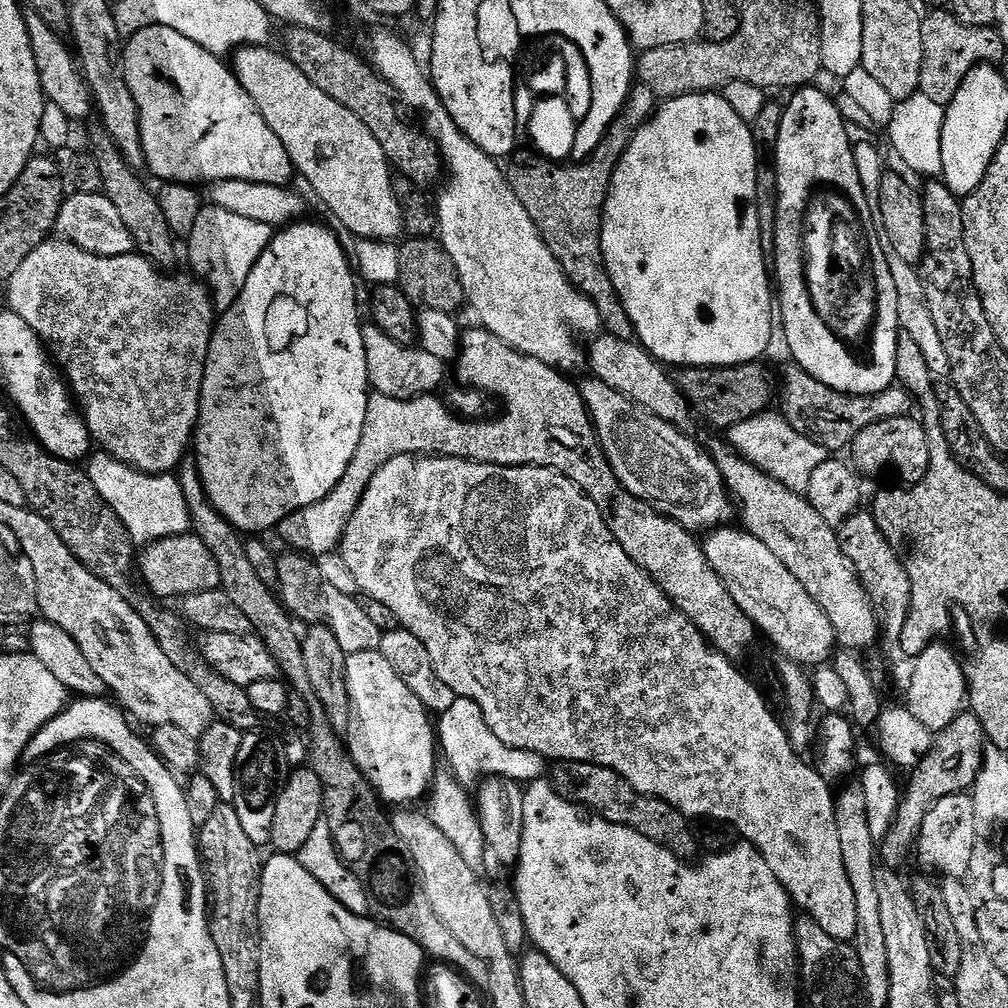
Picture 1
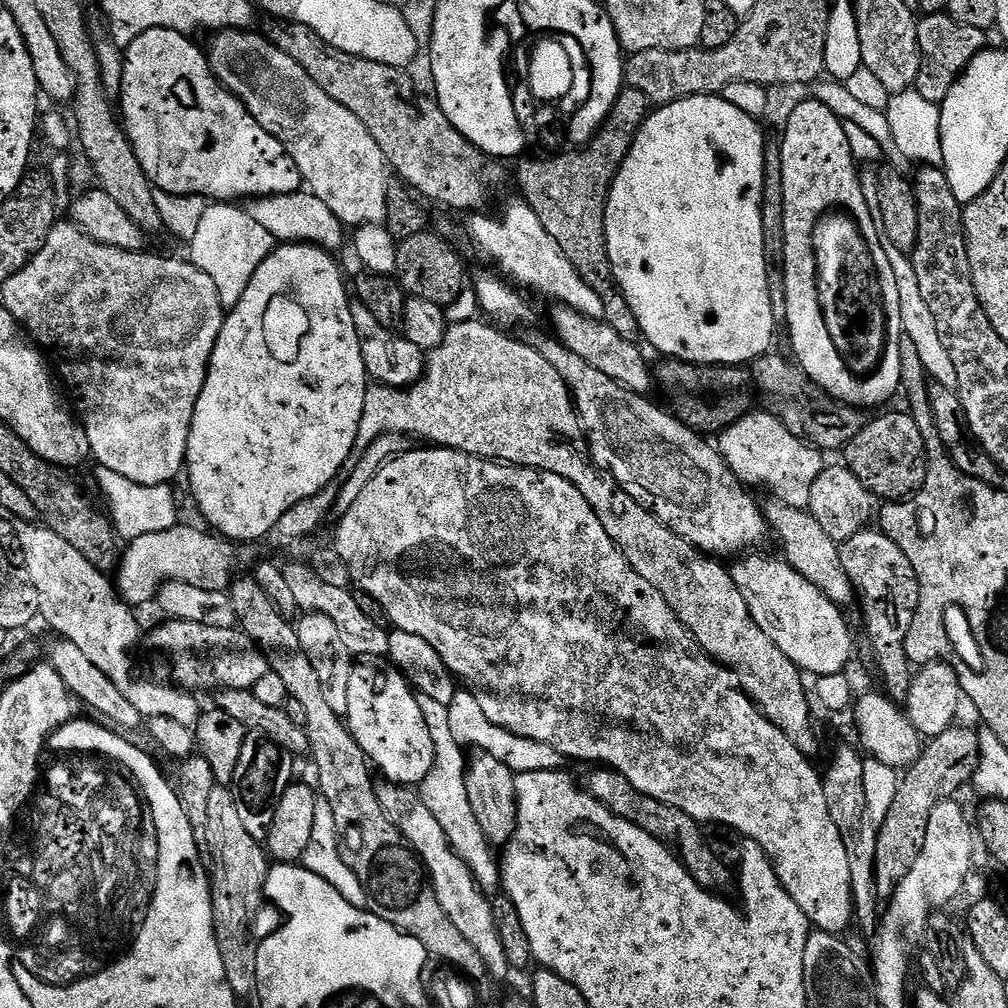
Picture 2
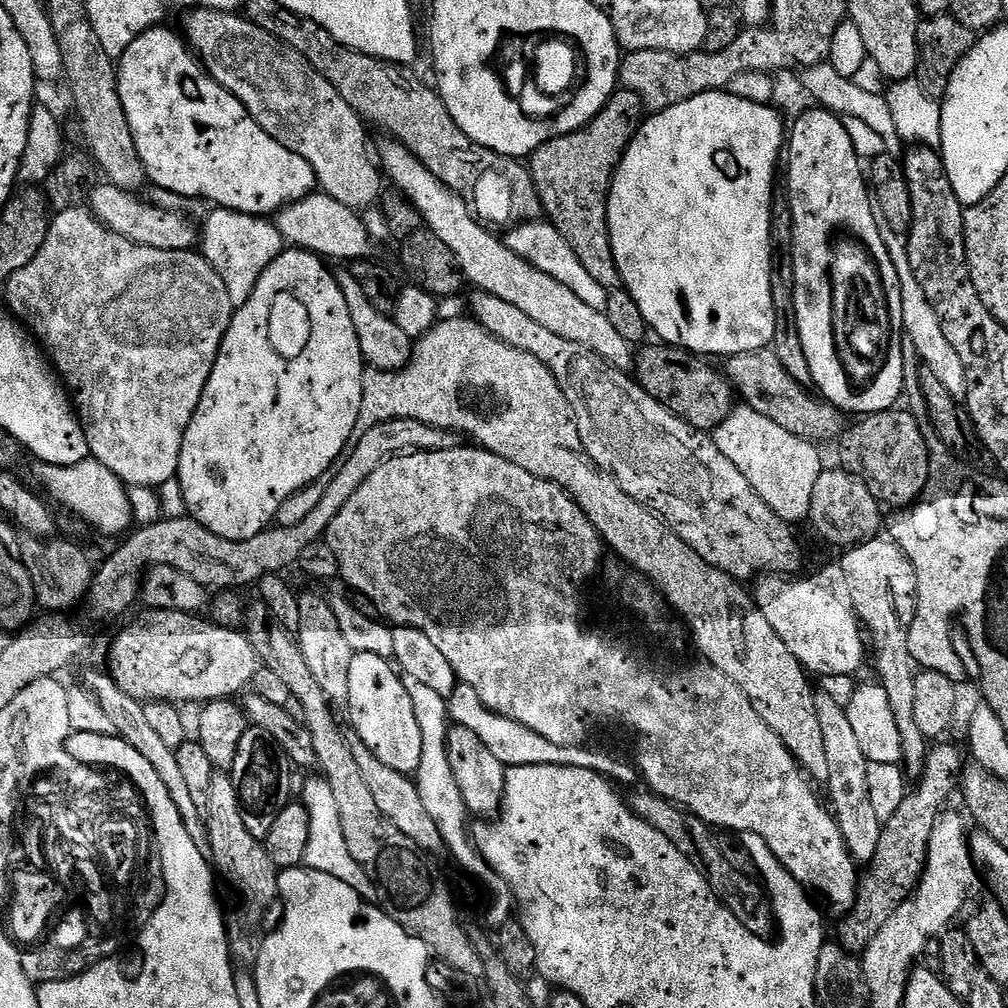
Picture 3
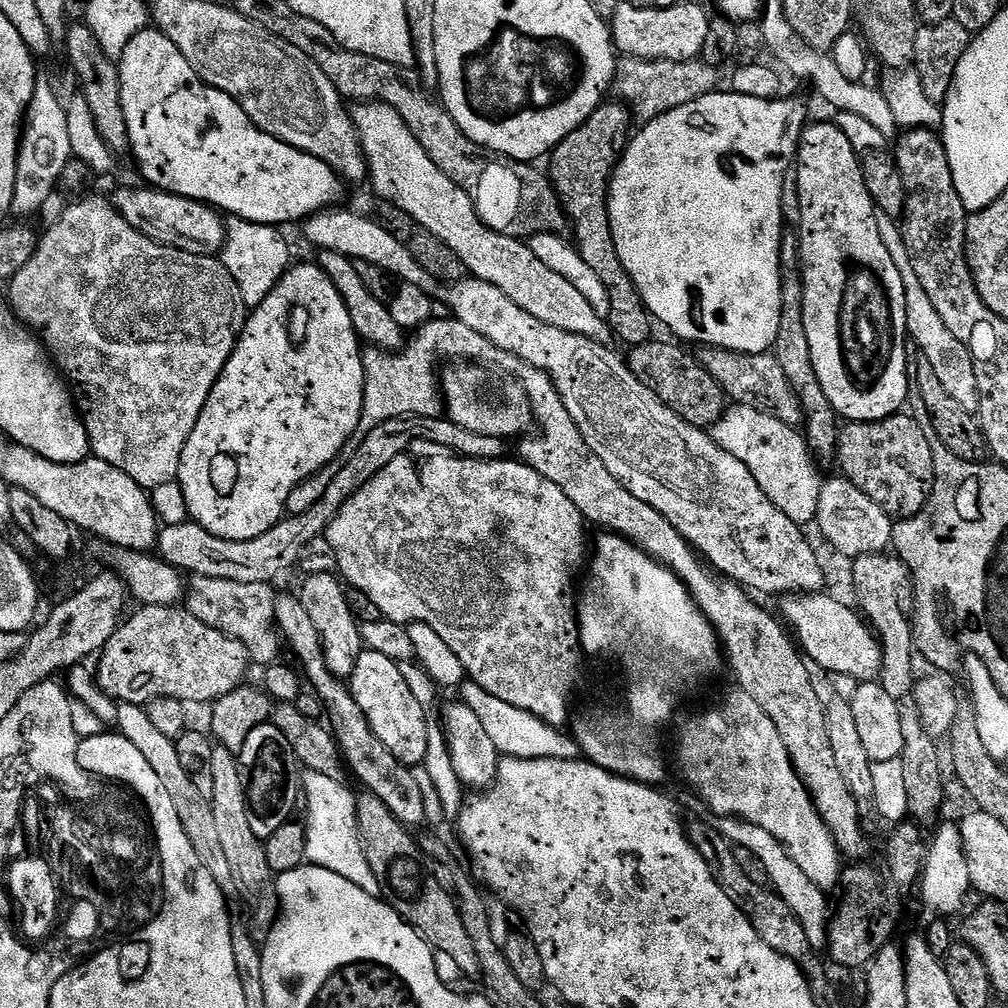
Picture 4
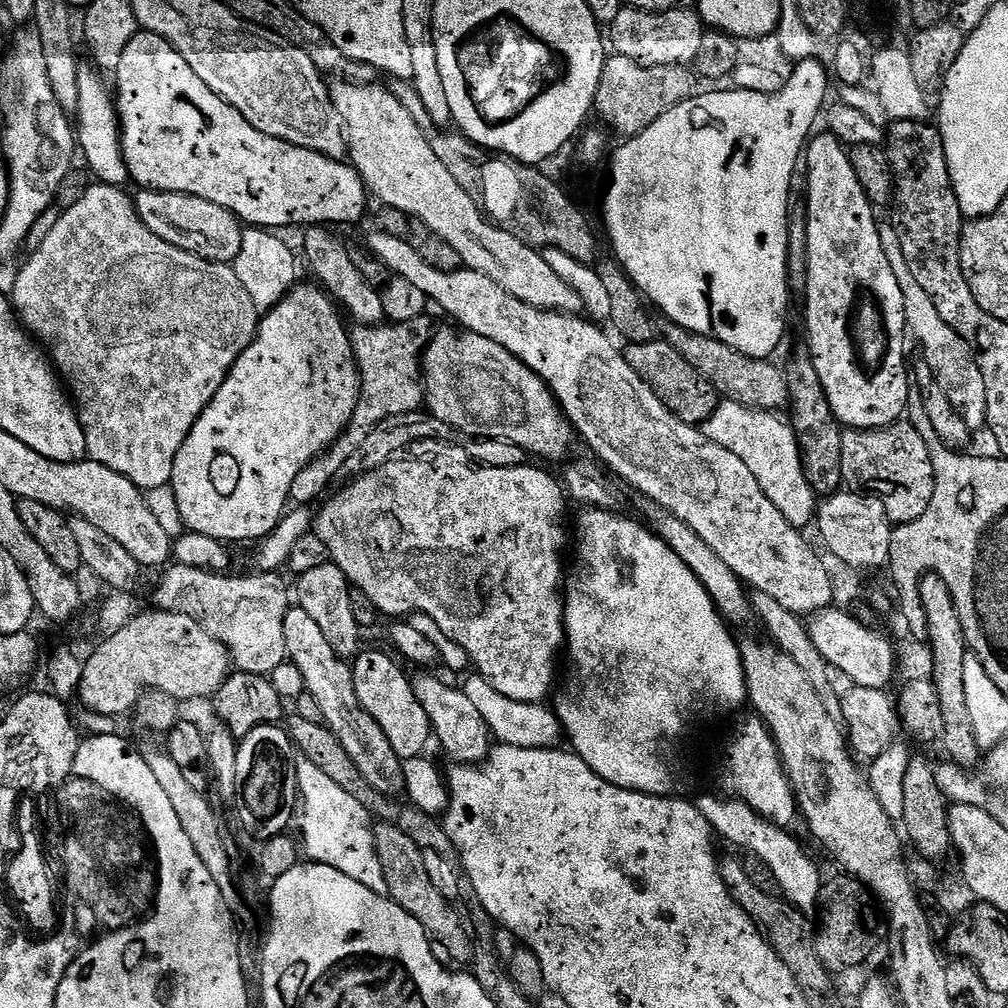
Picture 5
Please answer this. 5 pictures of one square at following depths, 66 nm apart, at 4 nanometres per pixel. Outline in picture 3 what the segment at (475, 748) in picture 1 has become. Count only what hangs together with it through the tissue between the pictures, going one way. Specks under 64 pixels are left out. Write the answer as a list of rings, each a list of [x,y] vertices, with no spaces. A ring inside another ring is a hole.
[[[458,683],[452,696],[447,698],[448,715],[453,725],[474,730],[486,746],[490,746],[490,751],[494,758],[501,760],[508,768],[514,766],[574,766],[582,770],[594,770],[598,774],[608,777],[617,785],[632,784],[638,780],[638,772],[631,763],[619,760],[616,756],[607,756],[604,752],[591,752],[591,747],[574,748],[572,746],[554,746],[547,738],[542,738],[542,734],[534,734],[526,726],[514,722],[505,716],[499,716],[497,712],[492,712],[484,703],[482,698],[470,686]]]

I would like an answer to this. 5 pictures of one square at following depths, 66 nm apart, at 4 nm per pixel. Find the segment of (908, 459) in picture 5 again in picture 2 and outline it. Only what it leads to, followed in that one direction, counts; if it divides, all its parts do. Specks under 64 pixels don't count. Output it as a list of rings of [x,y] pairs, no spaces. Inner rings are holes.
[[[904,410],[888,412],[877,420],[869,419],[864,429],[842,449],[842,456],[843,463],[864,483],[872,496],[881,496],[884,502],[900,502],[919,492],[928,473],[928,453],[924,451],[922,430],[918,430],[918,422],[914,422],[912,415]]]

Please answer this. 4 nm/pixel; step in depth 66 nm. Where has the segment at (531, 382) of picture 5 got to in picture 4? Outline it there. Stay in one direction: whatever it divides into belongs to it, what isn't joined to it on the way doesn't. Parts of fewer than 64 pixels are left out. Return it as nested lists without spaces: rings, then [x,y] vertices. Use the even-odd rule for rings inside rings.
[[[456,362],[439,373],[438,383],[442,393],[442,404],[446,409],[447,419],[452,423],[474,430],[474,434],[483,436],[508,436],[519,437],[524,427],[533,423],[534,417],[528,407],[528,397],[524,389],[515,383],[508,384],[505,388],[488,388],[492,380],[488,377],[489,369],[471,362]],[[444,372],[444,373],[443,373]]]

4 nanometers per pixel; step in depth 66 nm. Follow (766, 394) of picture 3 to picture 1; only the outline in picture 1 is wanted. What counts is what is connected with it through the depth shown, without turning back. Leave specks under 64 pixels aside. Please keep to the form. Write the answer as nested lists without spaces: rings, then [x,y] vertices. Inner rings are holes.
[[[788,362],[784,368],[784,389],[778,392],[778,412],[798,434],[810,438],[810,442],[818,442],[818,446],[836,454],[839,448],[847,449],[866,430],[866,426],[874,426],[874,422],[882,422],[886,418],[898,418],[909,415],[913,411],[914,401],[907,390],[899,386],[887,388],[873,396],[847,396],[838,390],[830,390],[818,378],[806,374],[799,364]]]

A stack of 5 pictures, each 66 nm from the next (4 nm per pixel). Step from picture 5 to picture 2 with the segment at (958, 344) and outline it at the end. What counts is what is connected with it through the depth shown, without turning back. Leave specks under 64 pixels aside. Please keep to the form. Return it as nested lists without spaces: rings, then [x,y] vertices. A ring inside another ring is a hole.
[[[883,231],[880,234],[880,241],[882,250],[886,250],[886,258],[894,270],[894,282],[896,283],[894,294],[898,298],[899,327],[903,335],[909,336],[914,341],[914,346],[918,349],[918,358],[922,358],[922,366],[928,371],[929,381],[953,390],[958,389],[958,370],[954,370],[950,350],[942,346],[942,338],[938,335],[938,322],[934,322],[934,314],[930,314],[930,306],[926,306],[925,300],[922,299],[922,290],[918,287],[918,274],[914,274],[911,255],[898,250],[898,245],[893,244],[891,238]]]

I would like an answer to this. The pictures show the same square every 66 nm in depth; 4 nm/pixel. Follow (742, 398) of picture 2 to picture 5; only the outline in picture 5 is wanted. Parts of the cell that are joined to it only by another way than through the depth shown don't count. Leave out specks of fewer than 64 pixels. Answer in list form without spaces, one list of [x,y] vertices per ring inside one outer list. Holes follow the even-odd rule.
[[[657,338],[645,344],[628,344],[623,353],[630,370],[634,370],[634,374],[638,374],[638,378],[642,378],[642,382],[654,390],[662,406],[666,406],[666,410],[673,412],[682,422],[702,426],[710,414],[714,414],[718,403],[714,386],[710,386],[710,382],[706,382],[706,378],[702,378],[702,374],[698,374],[698,370],[694,370],[694,366],[690,366],[690,362],[686,362],[678,350],[674,350],[674,346]]]

